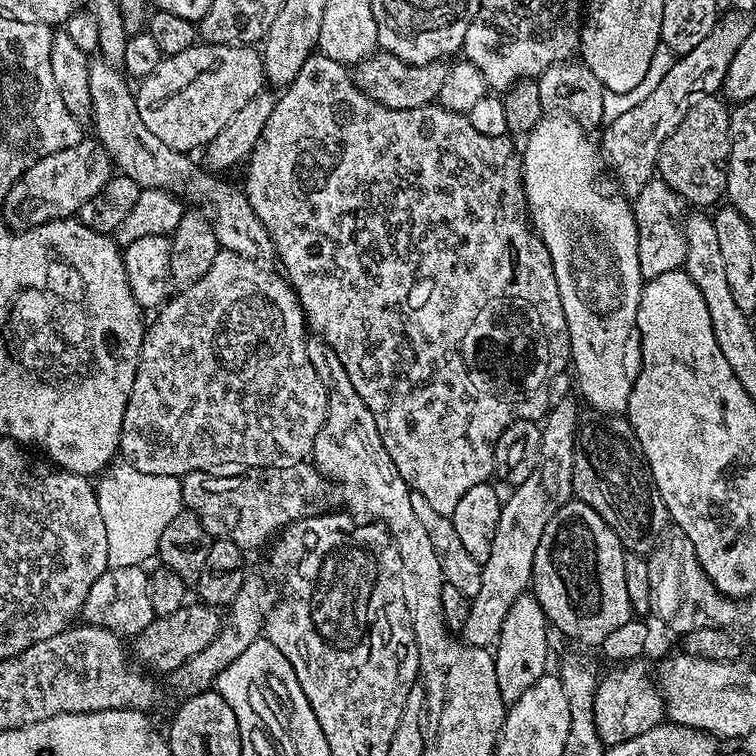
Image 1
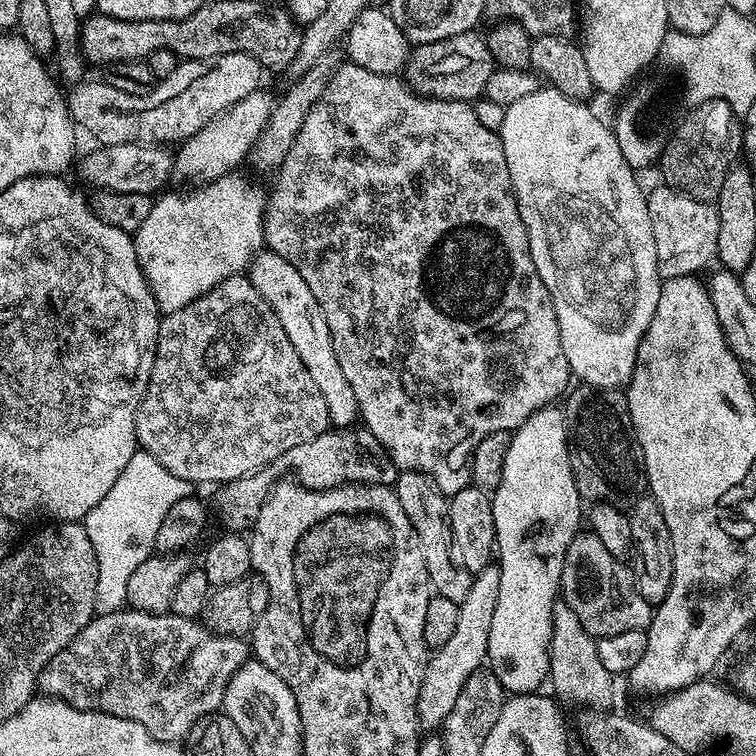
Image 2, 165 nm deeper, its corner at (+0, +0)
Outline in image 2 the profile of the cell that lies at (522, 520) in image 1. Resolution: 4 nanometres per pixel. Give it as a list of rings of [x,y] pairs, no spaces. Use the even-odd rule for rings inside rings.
[[[489,566],[473,575],[470,591],[459,604],[458,627],[454,629],[454,635],[447,640],[446,646],[435,649],[428,657],[416,707],[419,727],[425,733],[435,733],[443,725],[450,710],[454,710],[454,702],[458,702],[458,694],[462,694],[462,686],[466,686],[470,674],[485,667],[490,642],[490,621],[494,619],[494,606],[498,602],[499,573],[499,567]]]

